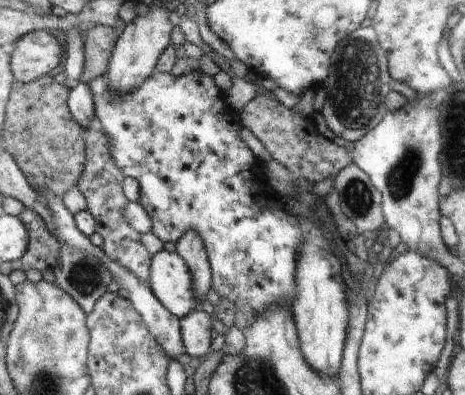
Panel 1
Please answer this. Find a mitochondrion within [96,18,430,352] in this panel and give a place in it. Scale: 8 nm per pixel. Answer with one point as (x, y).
(355, 96)

